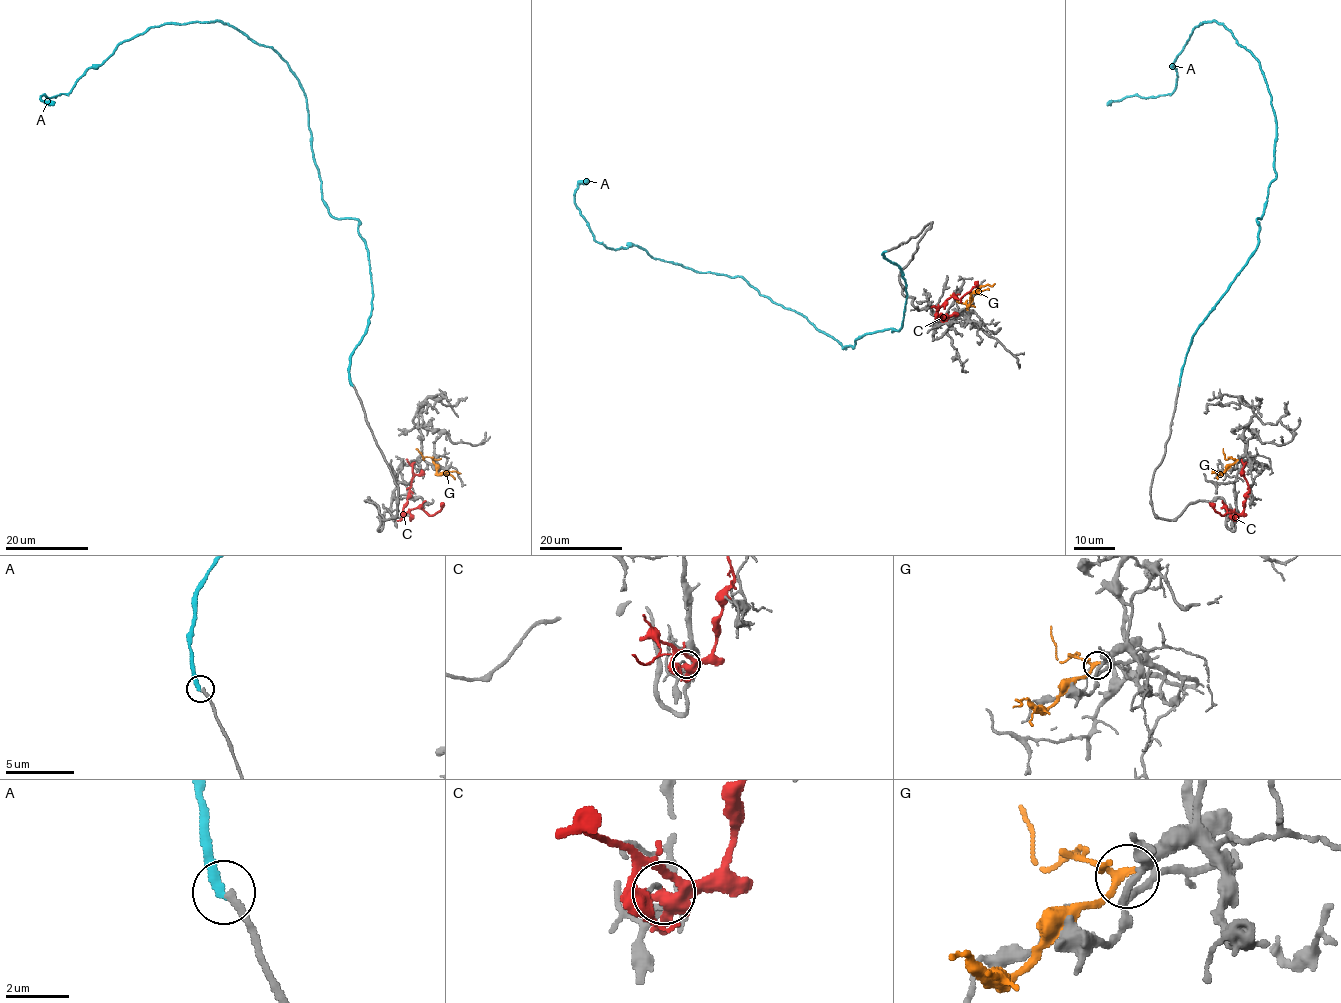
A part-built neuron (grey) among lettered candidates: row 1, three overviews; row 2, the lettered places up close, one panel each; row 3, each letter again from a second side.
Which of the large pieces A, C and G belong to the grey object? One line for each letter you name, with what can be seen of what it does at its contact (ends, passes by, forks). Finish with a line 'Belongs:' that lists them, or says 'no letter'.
Belongs: no letter

